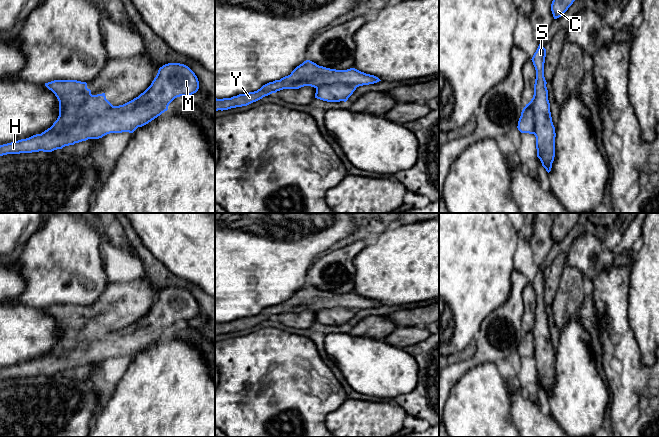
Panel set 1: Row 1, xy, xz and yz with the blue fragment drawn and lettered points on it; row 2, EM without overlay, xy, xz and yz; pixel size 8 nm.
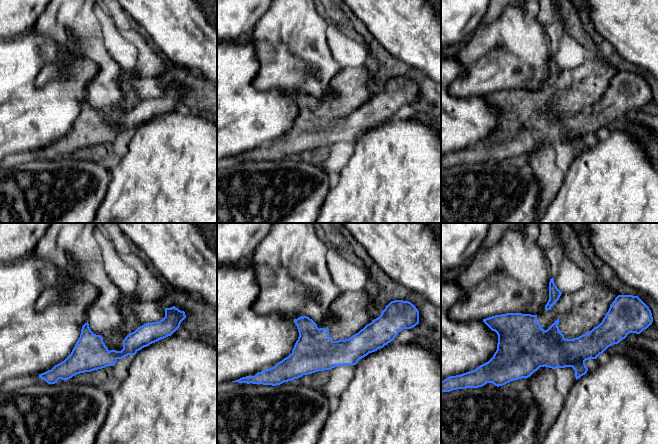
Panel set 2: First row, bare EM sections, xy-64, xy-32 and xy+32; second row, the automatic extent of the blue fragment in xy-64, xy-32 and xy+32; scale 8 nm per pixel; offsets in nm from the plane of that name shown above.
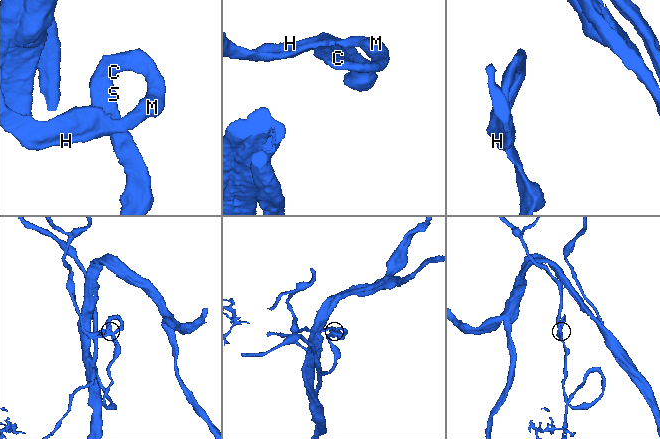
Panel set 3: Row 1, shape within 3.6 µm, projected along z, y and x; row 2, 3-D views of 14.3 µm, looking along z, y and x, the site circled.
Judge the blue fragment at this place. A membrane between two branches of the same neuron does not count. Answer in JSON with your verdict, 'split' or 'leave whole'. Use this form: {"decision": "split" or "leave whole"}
{"decision": "leave whole"}

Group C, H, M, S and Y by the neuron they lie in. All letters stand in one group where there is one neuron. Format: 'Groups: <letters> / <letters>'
Groups: C H M S Y

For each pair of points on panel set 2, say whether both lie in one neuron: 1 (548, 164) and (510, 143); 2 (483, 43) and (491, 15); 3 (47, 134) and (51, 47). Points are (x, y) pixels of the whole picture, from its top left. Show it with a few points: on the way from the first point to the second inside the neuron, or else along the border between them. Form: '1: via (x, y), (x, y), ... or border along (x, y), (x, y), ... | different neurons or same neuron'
1: via (539, 155), (527, 143), (519, 143) | same neuron
2: border along (504, 10), (494, 20), (481, 24) | different neurons
3: via (29, 112), (29, 69) | same neuron

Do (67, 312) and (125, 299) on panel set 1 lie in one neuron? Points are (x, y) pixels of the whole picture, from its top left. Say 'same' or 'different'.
same

